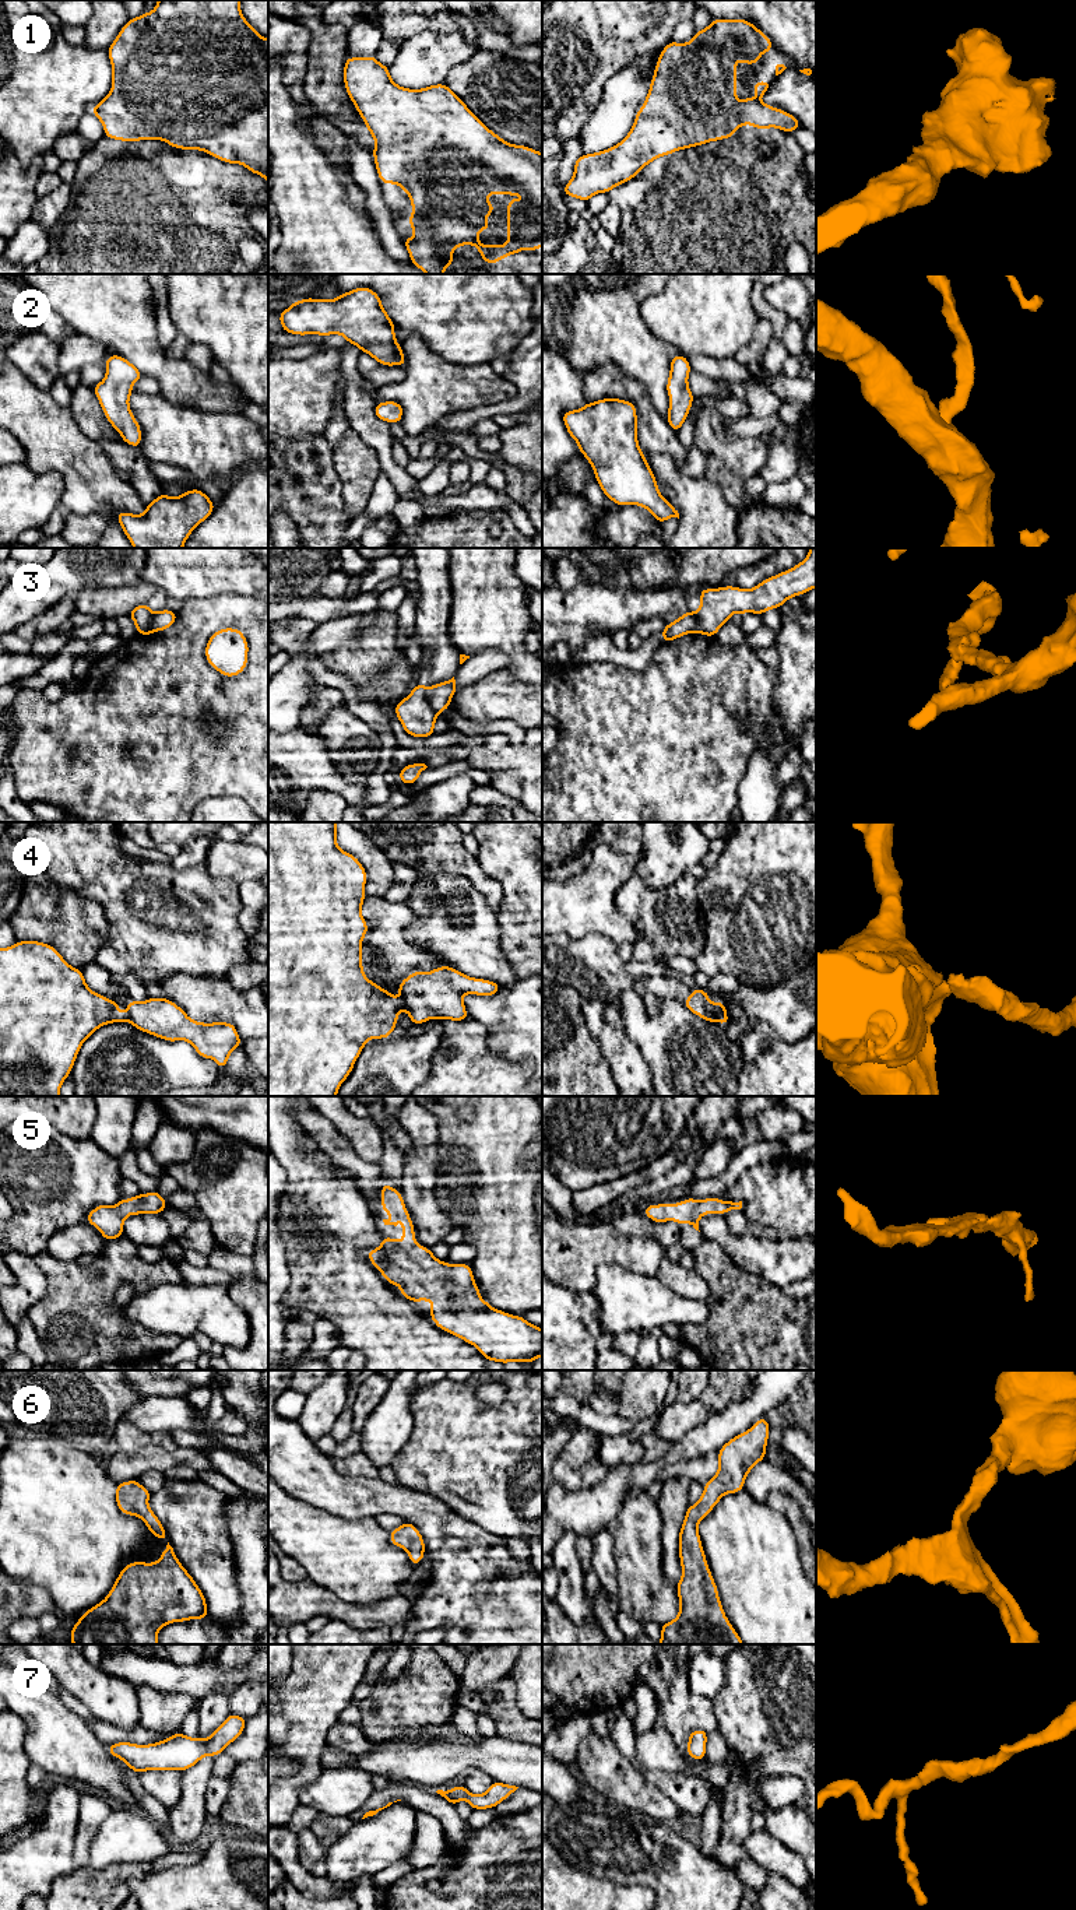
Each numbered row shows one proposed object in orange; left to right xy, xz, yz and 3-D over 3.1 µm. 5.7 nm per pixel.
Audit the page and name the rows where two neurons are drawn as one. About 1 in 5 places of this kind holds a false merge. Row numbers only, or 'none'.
3, 4

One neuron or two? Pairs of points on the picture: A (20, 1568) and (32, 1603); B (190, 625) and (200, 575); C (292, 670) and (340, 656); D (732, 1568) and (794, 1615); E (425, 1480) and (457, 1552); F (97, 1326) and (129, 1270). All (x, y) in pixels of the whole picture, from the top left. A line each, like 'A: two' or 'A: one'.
A: two
B: two
C: two
D: one
E: two
F: one

